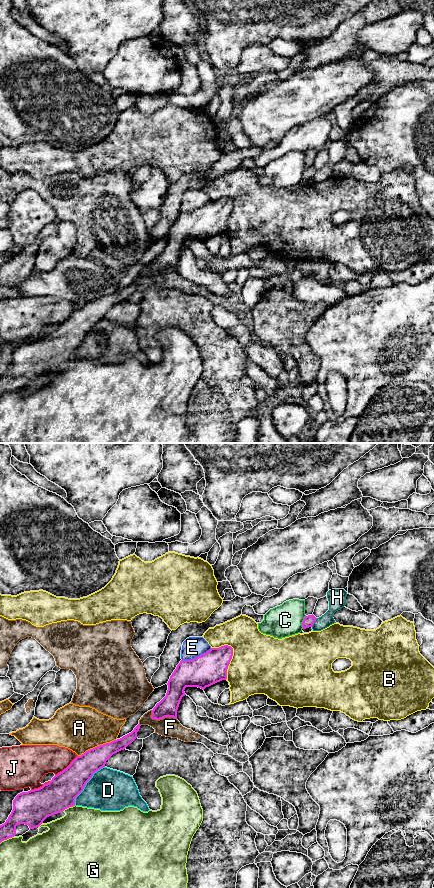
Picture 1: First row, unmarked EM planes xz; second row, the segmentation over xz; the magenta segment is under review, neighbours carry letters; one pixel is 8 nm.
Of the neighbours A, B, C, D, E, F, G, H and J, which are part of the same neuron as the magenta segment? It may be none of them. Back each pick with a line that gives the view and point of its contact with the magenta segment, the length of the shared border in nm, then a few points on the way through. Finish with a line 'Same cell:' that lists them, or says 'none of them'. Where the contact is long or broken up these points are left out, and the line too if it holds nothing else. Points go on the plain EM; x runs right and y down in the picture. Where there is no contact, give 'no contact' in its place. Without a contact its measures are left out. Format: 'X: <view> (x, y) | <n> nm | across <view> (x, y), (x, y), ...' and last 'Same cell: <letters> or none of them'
Same cell: none of them

